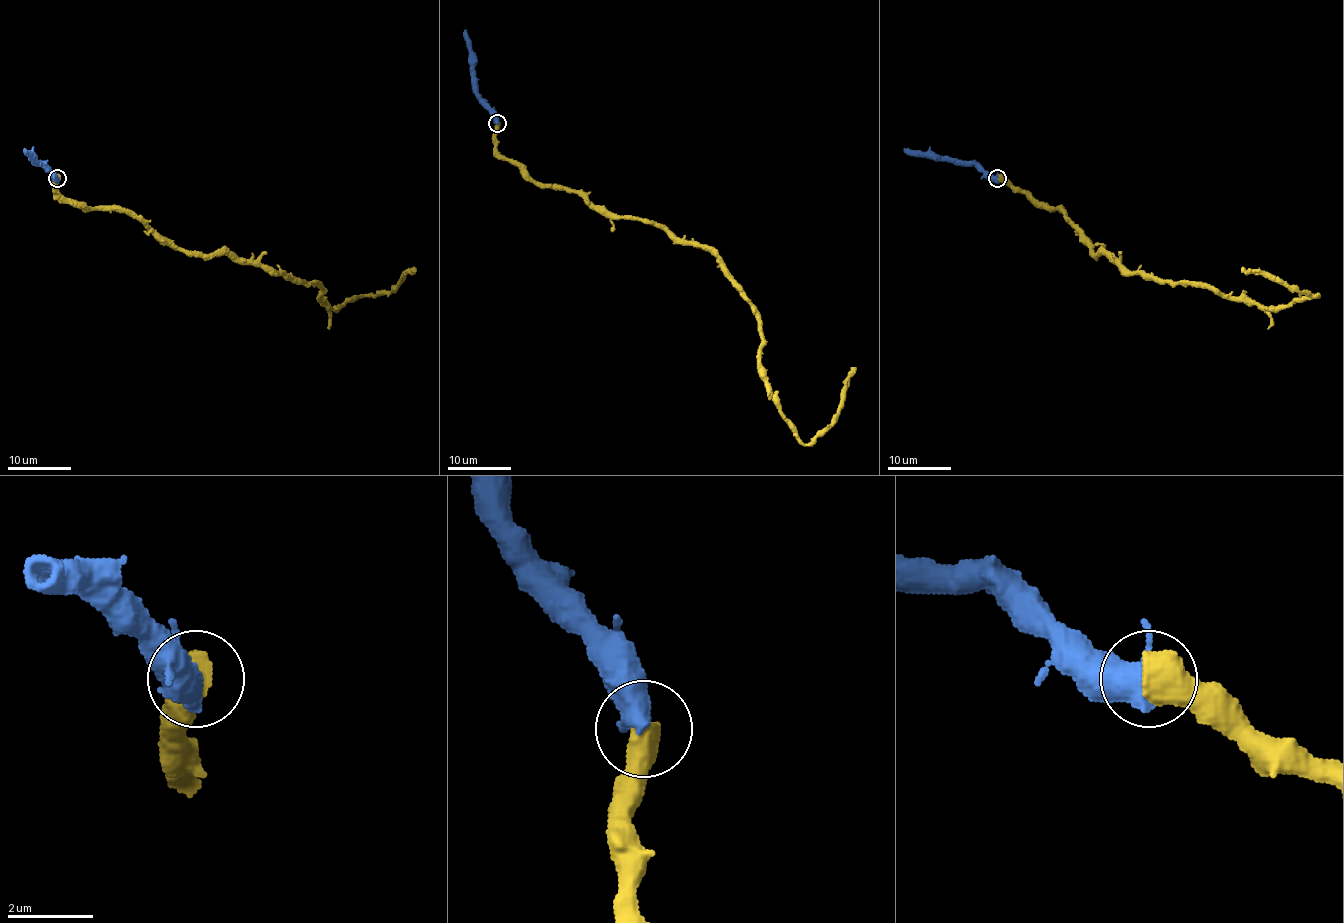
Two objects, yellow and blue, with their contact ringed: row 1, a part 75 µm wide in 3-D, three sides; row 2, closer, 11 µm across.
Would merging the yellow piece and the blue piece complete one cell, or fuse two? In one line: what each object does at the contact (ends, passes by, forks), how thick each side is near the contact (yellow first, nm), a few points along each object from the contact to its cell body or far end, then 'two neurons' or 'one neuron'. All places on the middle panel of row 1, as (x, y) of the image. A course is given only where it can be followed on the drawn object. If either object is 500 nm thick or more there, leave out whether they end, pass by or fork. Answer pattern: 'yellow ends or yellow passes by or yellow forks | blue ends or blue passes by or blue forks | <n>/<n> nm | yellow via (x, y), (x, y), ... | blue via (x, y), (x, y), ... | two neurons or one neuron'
750/480 nm | yellow via (498, 123), (496, 150), (535, 181), (715, 257), (803, 443), (855, 367) | blue via (498, 123), (498, 115), (477, 91), (474, 52), (465, 30) | one neuron

